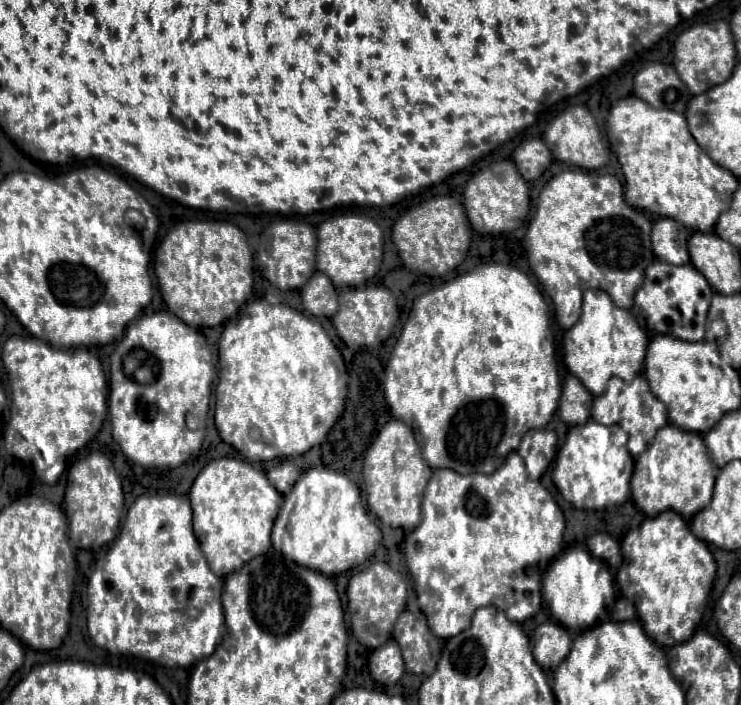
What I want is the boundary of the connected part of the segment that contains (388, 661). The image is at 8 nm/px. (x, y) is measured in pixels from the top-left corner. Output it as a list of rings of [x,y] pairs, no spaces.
[[[390,640],[384,646],[376,648],[368,660],[370,676],[378,684],[396,684],[404,674],[404,660],[400,656],[400,646]]]

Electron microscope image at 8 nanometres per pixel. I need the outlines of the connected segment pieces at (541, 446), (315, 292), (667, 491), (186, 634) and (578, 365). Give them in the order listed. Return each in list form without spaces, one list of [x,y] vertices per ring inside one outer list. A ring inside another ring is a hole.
[[[548,429],[531,430],[522,438],[522,444],[517,452],[523,458],[532,480],[538,480],[546,470],[546,466],[556,456],[556,442],[558,442],[556,434]],[[530,442],[532,442],[532,448],[530,448]]]
[[[314,272],[306,286],[302,288],[302,306],[312,316],[334,316],[338,302],[336,302],[336,290],[328,276],[322,272]]]
[[[668,424],[656,432],[654,442],[636,460],[636,470],[630,480],[632,498],[650,518],[664,510],[674,510],[684,518],[692,518],[700,508],[710,504],[716,480],[714,474],[716,468],[708,458],[702,436]]]
[[[144,494],[132,504],[132,508],[128,510],[126,522],[122,526],[120,536],[114,540],[112,548],[109,548],[105,557],[98,560],[96,567],[89,578],[87,596],[87,628],[90,632],[90,638],[96,646],[108,650],[110,654],[116,654],[116,650],[120,654],[132,654],[132,656],[140,656],[158,664],[178,664],[178,666],[190,666],[194,660],[202,660],[206,656],[210,656],[216,646],[220,644],[226,626],[224,626],[224,610],[220,604],[220,596],[222,596],[222,578],[216,578],[216,574],[212,574],[212,570],[208,568],[208,562],[200,550],[200,544],[192,532],[192,508],[190,508],[190,500],[188,496],[178,496],[178,494]]]
[[[588,290],[584,292],[580,320],[564,334],[564,362],[570,374],[580,378],[582,384],[598,396],[612,376],[632,382],[632,378],[642,372],[646,344],[648,334],[636,324],[636,318],[628,310],[616,308],[604,290]]]

